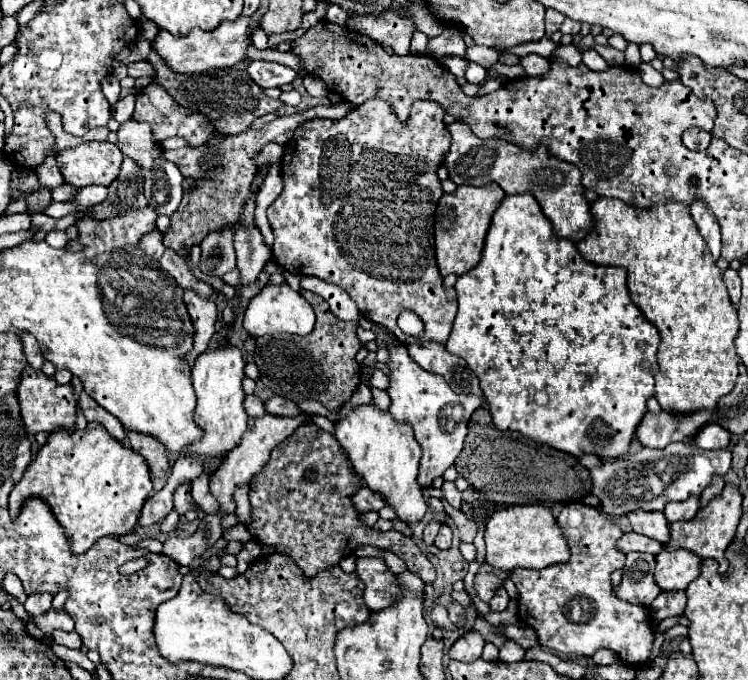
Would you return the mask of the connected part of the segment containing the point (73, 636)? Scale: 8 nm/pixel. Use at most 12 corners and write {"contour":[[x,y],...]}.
{"contour":[[53,631],[53,639],[59,645],[81,649],[81,637],[73,633]]}

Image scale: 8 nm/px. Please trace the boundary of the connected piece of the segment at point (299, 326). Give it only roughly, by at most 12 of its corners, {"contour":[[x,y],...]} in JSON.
{"contour":[[287,283],[265,285],[243,317],[249,335],[309,335],[313,307]]}

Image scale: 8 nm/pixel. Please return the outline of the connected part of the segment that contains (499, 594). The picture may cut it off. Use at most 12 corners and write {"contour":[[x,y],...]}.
{"contour":[[497,587],[491,611],[503,611],[509,605],[505,587]]}

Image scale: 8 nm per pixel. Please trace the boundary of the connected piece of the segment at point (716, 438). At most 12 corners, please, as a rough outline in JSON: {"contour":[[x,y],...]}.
{"contour":[[707,423],[691,443],[701,449],[723,449],[729,431]]}

